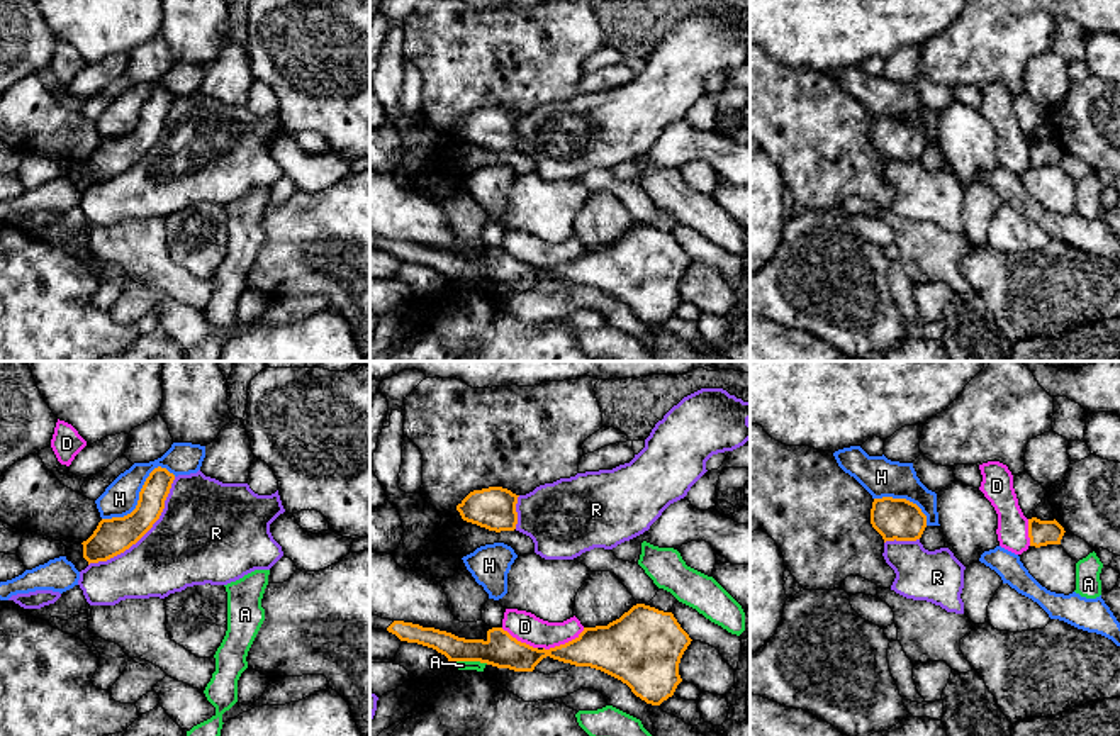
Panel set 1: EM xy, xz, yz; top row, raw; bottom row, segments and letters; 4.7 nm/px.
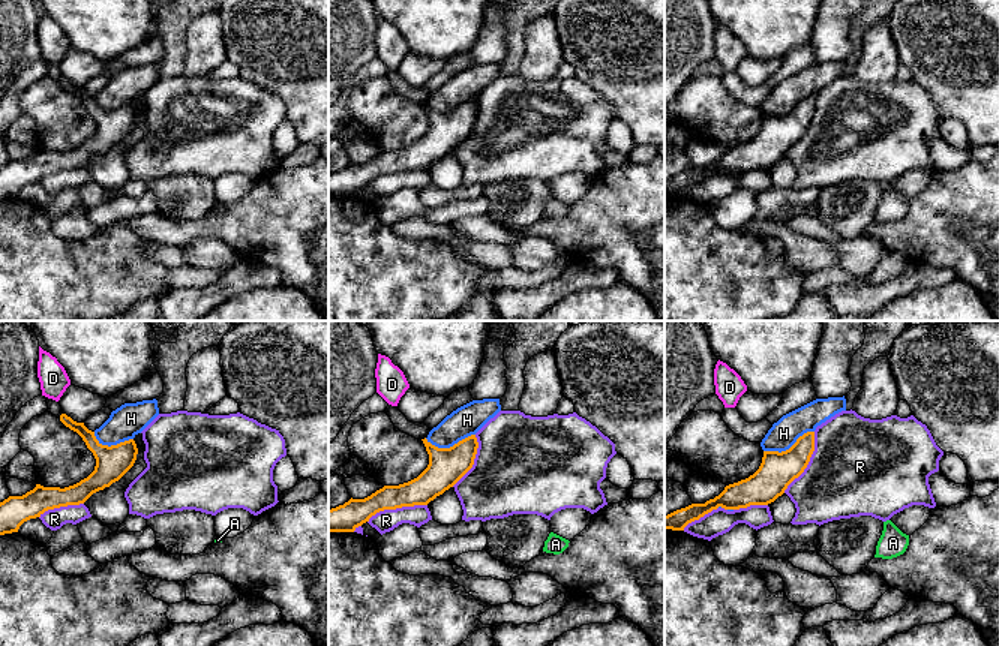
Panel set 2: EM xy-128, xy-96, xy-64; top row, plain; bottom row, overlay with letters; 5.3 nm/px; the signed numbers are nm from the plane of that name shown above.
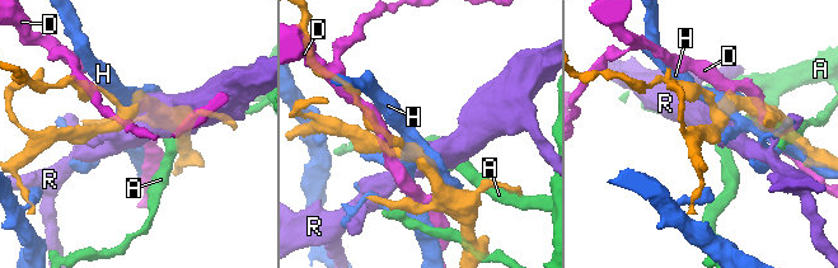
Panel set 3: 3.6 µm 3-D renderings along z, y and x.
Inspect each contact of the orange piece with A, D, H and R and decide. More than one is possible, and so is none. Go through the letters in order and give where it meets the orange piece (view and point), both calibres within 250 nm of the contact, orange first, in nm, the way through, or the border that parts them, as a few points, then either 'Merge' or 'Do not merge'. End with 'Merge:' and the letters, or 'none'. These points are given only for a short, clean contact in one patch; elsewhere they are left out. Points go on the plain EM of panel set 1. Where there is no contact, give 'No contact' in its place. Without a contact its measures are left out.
A: Touches orange at xz (470, 280). Thickness 170 nm (orange) against 50 nm. Do not merge
D: Touches orange at xz (565, 263). Thickness 260 nm (orange) against 140 nm. Boundary: xz (584, 248), (574, 258), (543, 268). Do not merge
H: Touches orange at xy (140, 114). Thickness 180 nm (orange) against 160 nm. Do not merge
R: Touches orange at xy (145, 153). Thickness 180 nm (orange) against 420 nm. Merge
Merge: R

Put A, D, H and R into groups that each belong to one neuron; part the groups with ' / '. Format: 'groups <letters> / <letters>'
groups A / D / H / R

